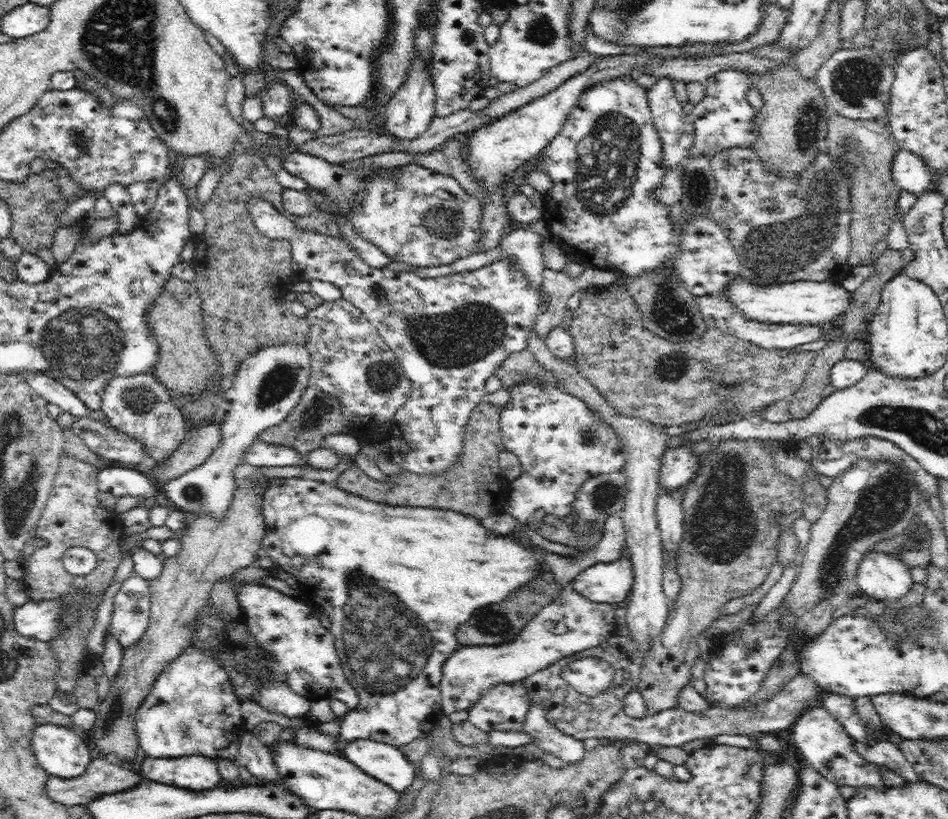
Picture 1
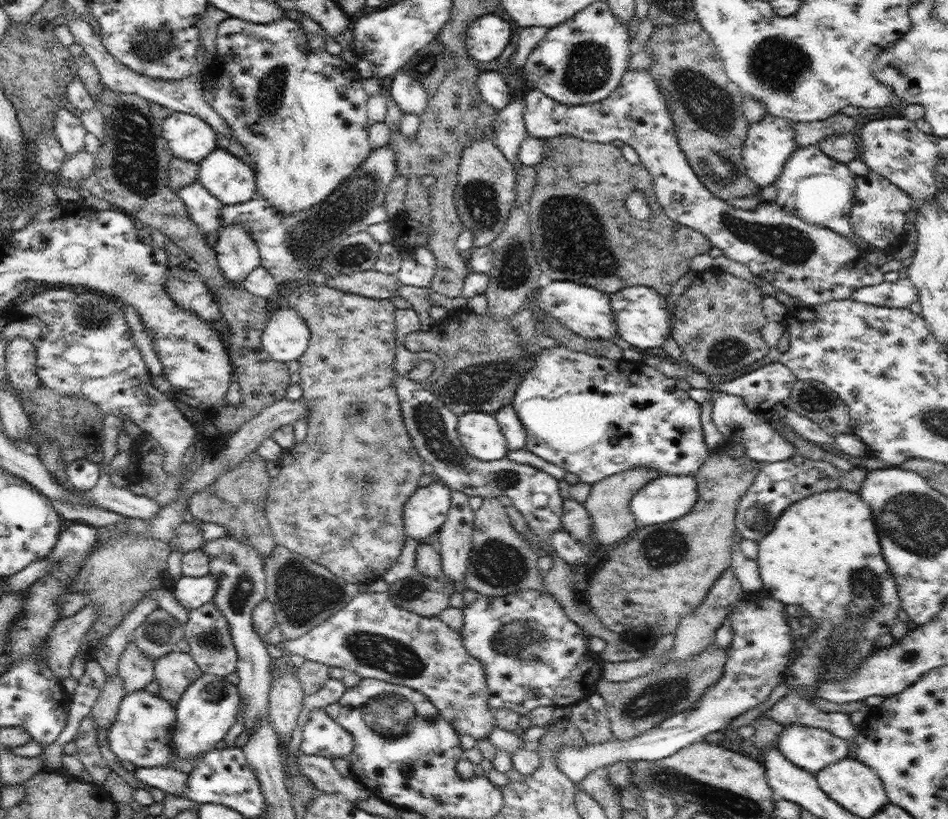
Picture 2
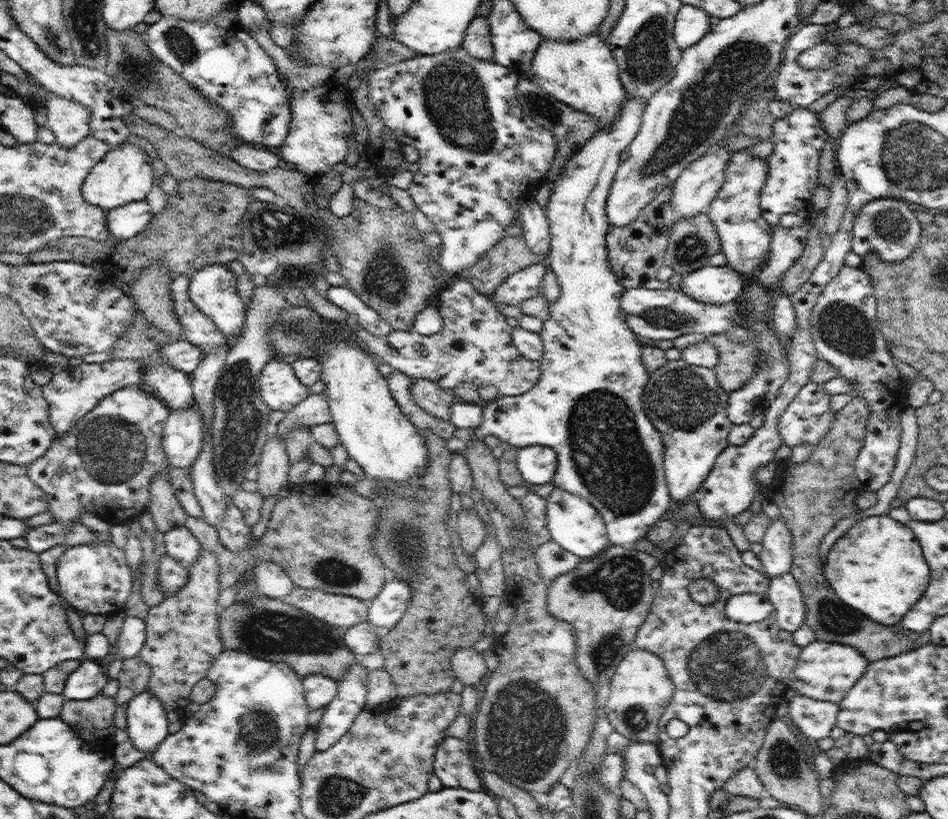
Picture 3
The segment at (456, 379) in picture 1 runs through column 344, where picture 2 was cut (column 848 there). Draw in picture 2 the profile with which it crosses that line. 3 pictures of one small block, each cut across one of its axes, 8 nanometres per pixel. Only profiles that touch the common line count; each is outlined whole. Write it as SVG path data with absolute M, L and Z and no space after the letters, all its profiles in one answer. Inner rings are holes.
M649 69L627 70L608 98L590 105L565 105L538 89L528 90L524 97L523 117L530 136L554 138L568 134L590 142L621 140L629 144L651 174L653 191L668 218L703 233L723 256L742 263L753 275L766 279L808 307L850 299L856 288L885 281L880 268L867 262L865 251L835 231L810 225L788 214L776 202L761 202L754 209L742 210L712 194L680 148L672 113Z

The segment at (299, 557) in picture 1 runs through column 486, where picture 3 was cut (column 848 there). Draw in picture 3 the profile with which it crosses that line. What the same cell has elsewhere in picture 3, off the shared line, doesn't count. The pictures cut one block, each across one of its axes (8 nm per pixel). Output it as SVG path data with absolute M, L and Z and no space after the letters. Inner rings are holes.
M889 515L860 519L832 546L823 567L842 602L880 624L893 627L920 600L931 579L929 564L914 531Z

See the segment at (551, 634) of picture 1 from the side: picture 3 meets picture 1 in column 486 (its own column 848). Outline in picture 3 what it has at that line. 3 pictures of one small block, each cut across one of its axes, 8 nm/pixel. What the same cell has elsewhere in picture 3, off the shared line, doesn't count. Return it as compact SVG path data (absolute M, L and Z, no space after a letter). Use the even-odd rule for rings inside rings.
M816 640L802 647L789 686L796 690L798 695L830 701L839 706L844 695L848 694L854 683L863 676L868 663L869 660L864 658L856 647Z

